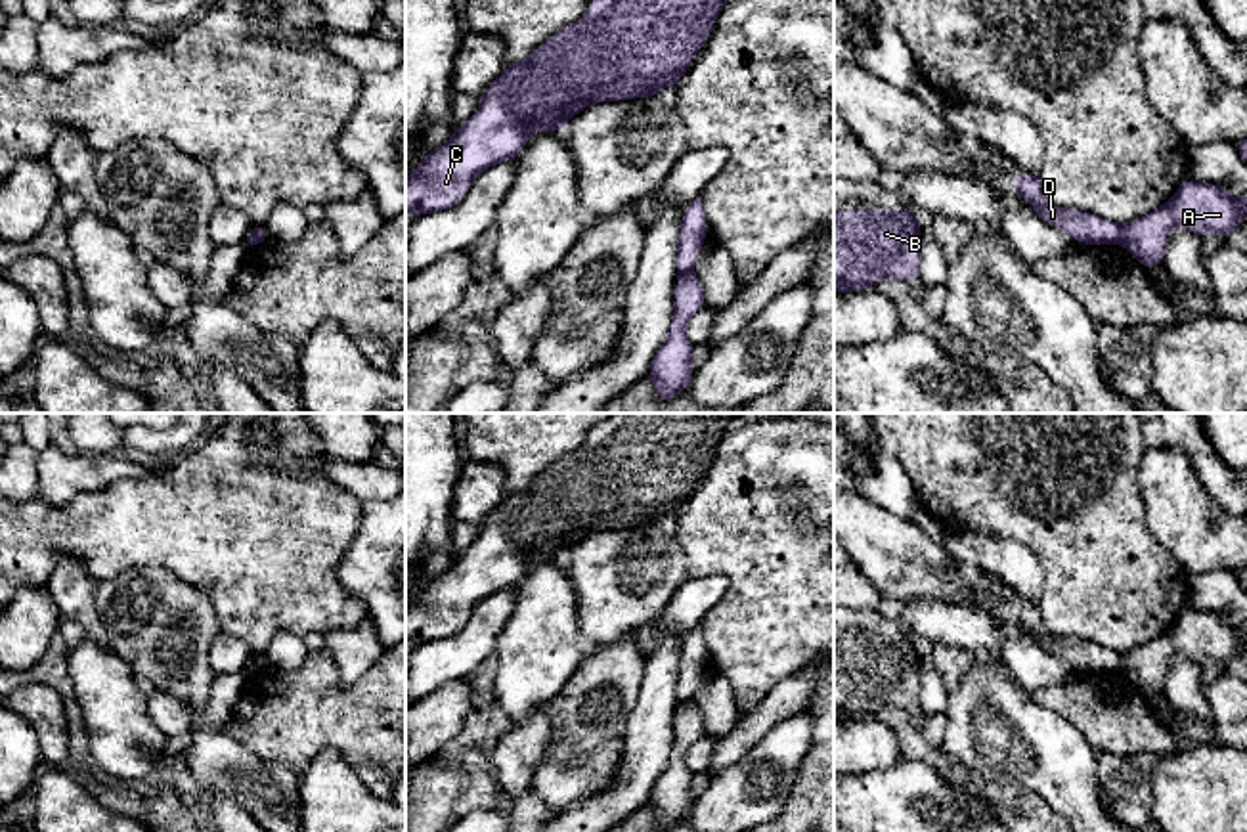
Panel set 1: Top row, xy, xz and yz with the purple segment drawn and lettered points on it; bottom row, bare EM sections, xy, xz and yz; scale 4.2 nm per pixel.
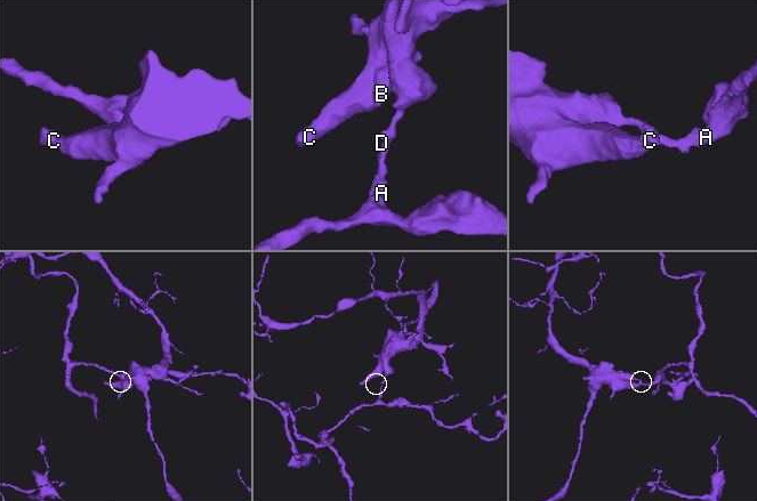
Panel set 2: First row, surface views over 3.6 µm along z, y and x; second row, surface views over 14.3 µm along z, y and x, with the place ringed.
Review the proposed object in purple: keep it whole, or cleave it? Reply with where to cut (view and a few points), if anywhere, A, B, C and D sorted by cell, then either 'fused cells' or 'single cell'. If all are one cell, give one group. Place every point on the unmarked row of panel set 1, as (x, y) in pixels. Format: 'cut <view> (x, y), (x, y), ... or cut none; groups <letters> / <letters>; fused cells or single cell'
cut yz (1119, 655), (1121, 670); groups A / B C D; fused cells

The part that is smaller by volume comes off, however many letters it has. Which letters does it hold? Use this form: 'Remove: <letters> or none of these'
Remove: A

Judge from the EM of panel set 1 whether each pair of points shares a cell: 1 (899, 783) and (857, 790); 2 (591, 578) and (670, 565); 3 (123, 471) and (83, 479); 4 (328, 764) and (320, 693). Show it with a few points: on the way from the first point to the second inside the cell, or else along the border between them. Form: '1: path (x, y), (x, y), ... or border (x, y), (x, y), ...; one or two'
1: path (890, 790), (867, 790); one
2: path (611, 578), (624, 578), (643, 567), (651, 567); one
3: path (113, 471), (92, 473); one
4: border (358, 775), (337, 750), (322, 748), (299, 777); two

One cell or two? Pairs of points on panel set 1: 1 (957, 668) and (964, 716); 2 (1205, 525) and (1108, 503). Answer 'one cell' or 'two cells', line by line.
1: two cells
2: two cells

